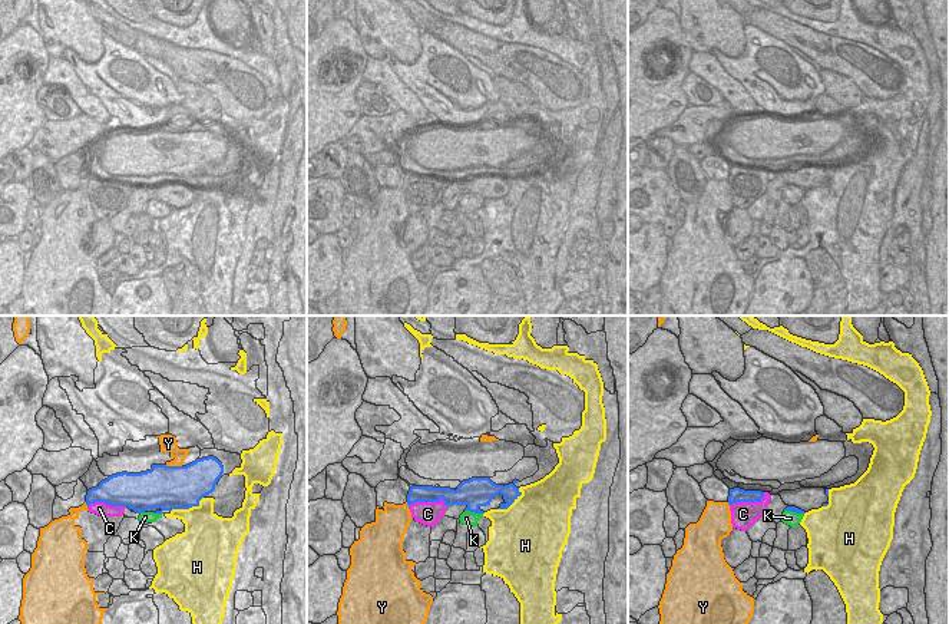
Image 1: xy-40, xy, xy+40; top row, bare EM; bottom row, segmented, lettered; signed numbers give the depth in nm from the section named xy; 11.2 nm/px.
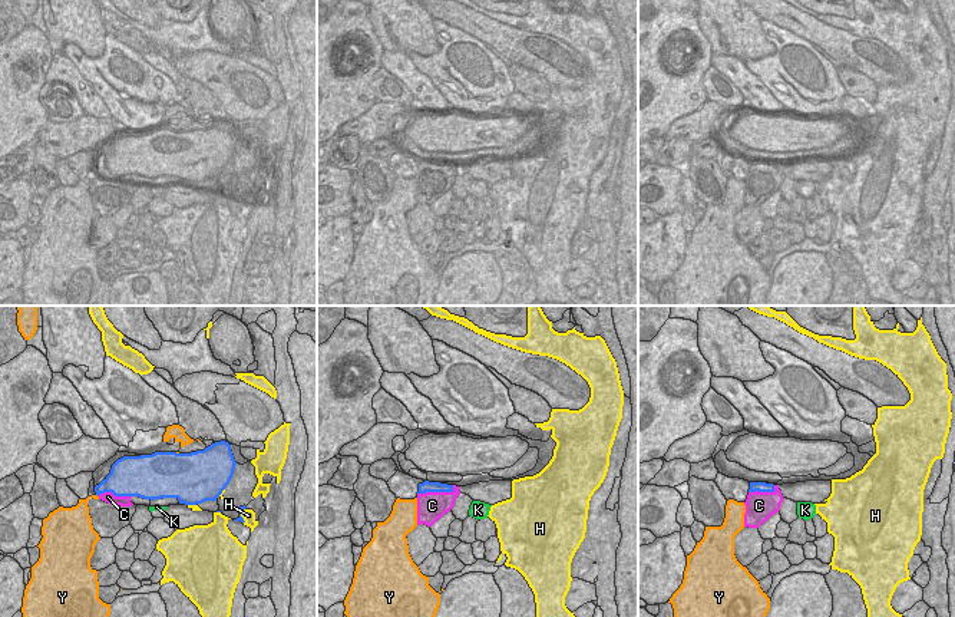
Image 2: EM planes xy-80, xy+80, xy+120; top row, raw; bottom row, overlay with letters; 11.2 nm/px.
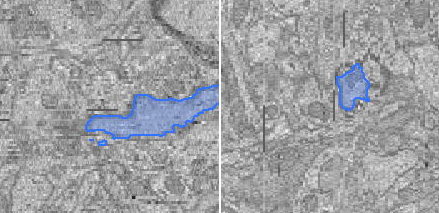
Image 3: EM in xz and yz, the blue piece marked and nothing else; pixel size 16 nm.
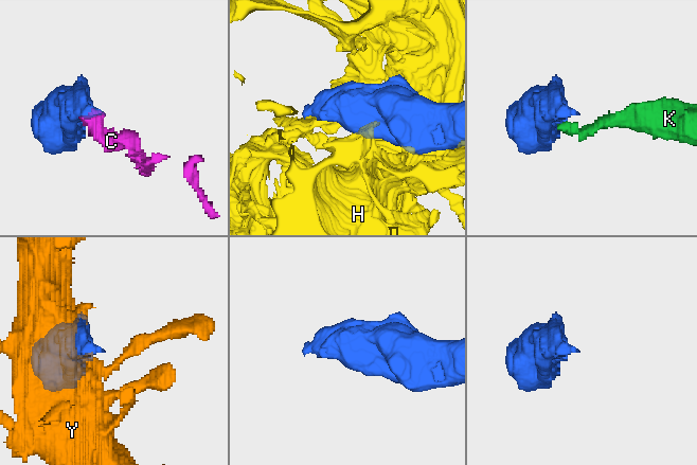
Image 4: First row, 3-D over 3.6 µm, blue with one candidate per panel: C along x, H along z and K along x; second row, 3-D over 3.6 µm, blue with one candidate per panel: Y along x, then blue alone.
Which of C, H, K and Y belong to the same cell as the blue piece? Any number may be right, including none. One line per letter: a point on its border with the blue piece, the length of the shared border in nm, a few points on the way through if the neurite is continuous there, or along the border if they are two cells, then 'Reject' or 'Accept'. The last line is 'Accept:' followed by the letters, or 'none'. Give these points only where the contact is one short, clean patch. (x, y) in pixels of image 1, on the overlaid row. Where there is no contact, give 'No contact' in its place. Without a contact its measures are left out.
C: Touches blue at xy (426, 501). Shared border 440 nm. Reject
H: Touches blue at xy-40 (188, 508). Shared border 380 nm. Reject
K: Touches blue at xy (473, 511). Shared border 220 nm. Boundary: xy (465, 509), (482, 514). Reject
Y: Touches blue at xy-40 (174, 466). Shared border 190 nm. Reject
Accept: none.

